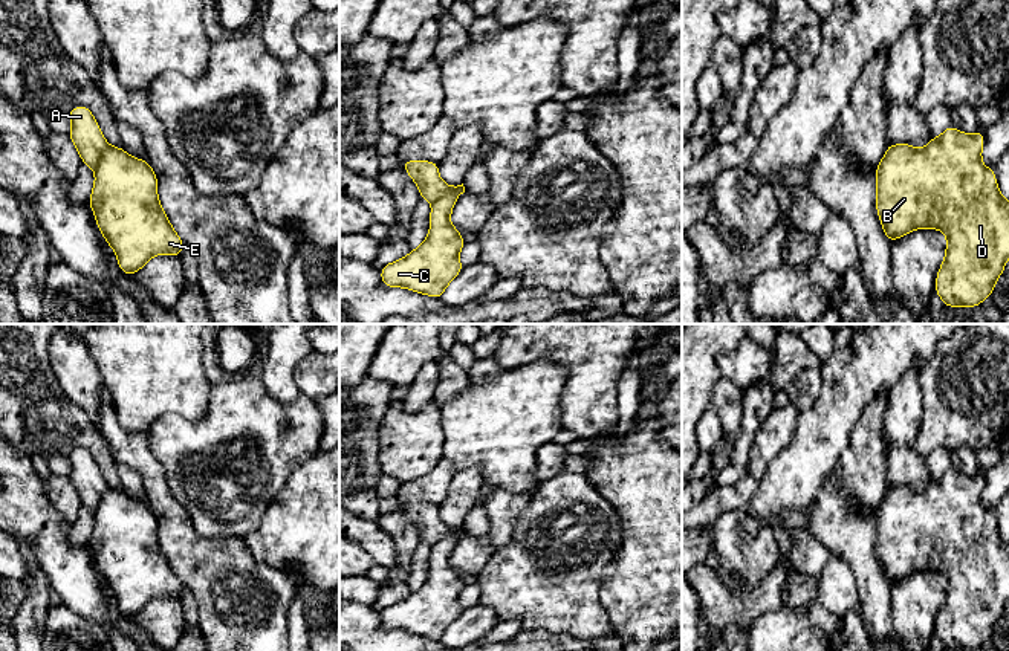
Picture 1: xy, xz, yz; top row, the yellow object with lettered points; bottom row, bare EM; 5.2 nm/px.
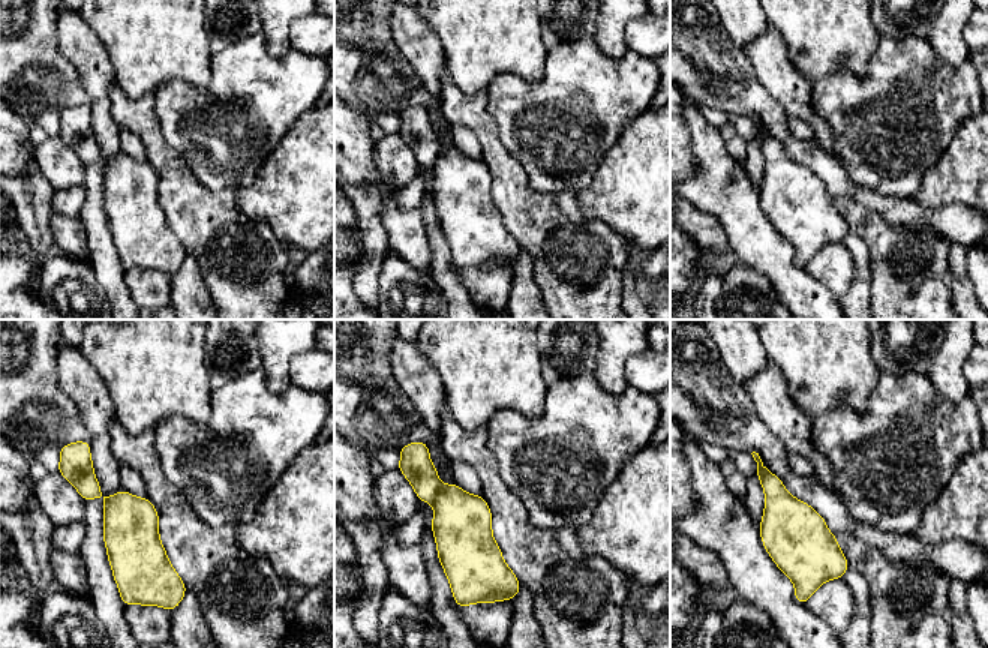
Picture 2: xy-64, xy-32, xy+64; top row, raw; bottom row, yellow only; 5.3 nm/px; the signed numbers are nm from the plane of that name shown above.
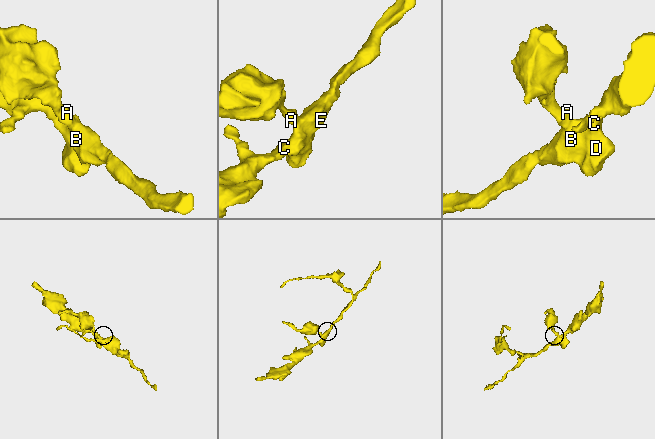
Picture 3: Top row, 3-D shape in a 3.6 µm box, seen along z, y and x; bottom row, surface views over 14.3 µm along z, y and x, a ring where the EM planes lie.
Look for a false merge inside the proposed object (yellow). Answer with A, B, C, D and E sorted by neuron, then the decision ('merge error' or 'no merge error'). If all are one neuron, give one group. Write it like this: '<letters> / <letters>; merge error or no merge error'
A / B C D E; merge error

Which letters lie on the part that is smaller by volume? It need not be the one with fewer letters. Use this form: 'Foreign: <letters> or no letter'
Foreign: A

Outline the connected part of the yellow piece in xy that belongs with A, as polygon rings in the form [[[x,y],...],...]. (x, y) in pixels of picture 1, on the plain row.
[[[78,448],[73,449],[67,458],[72,466],[69,480],[81,498],[81,506],[95,510],[101,495],[107,491],[109,486],[101,475],[93,455],[90,451]]]

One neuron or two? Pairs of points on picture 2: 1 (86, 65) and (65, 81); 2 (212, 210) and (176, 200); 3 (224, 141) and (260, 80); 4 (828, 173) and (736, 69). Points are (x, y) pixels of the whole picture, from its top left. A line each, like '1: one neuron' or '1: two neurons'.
1: two neurons
2: one neuron
3: one neuron
4: one neuron

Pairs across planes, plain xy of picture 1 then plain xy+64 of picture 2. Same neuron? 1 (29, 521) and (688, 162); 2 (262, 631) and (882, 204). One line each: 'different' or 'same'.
1: different
2: different

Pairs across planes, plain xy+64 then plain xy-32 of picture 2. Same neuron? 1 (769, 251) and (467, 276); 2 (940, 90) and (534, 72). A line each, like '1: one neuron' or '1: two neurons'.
1: two neurons
2: two neurons

